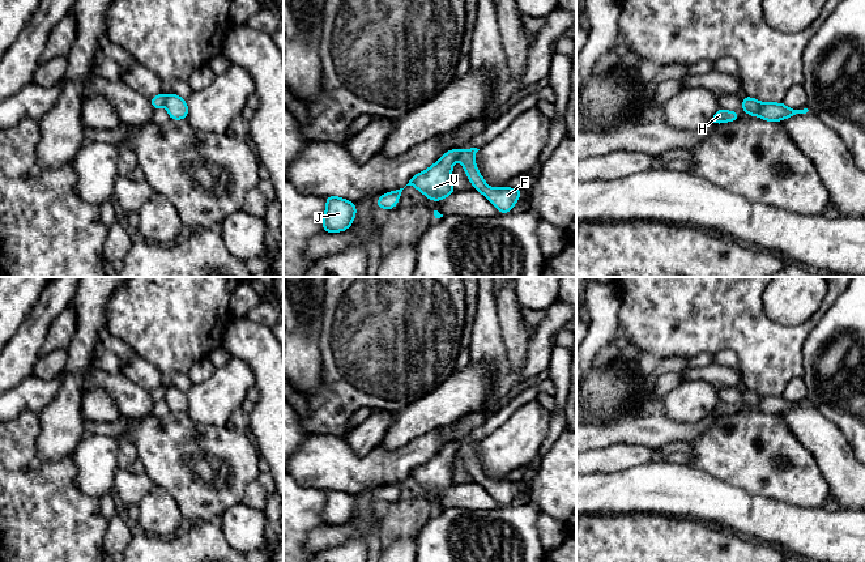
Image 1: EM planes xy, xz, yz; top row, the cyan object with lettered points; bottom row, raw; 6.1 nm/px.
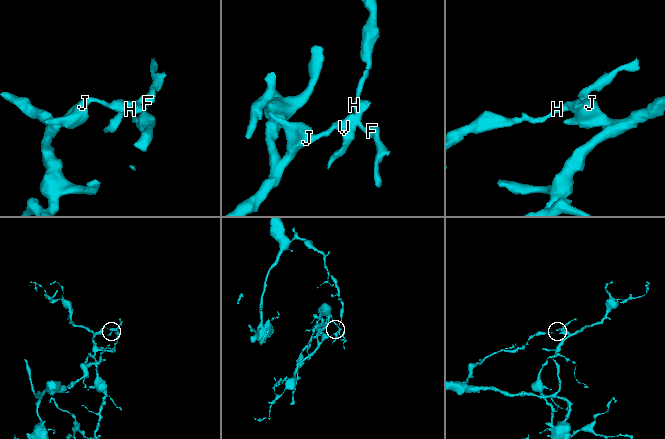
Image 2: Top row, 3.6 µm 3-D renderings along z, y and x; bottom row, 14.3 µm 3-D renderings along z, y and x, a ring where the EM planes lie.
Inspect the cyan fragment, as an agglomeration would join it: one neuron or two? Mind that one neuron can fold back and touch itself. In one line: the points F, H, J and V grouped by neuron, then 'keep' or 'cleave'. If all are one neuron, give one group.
F H / J V | cleave

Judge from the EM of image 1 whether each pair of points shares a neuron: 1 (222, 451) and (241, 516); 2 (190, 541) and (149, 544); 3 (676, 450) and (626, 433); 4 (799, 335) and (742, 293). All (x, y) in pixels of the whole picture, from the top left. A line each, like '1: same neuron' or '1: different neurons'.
1: different neurons
2: same neuron
3: different neurons
4: same neuron

